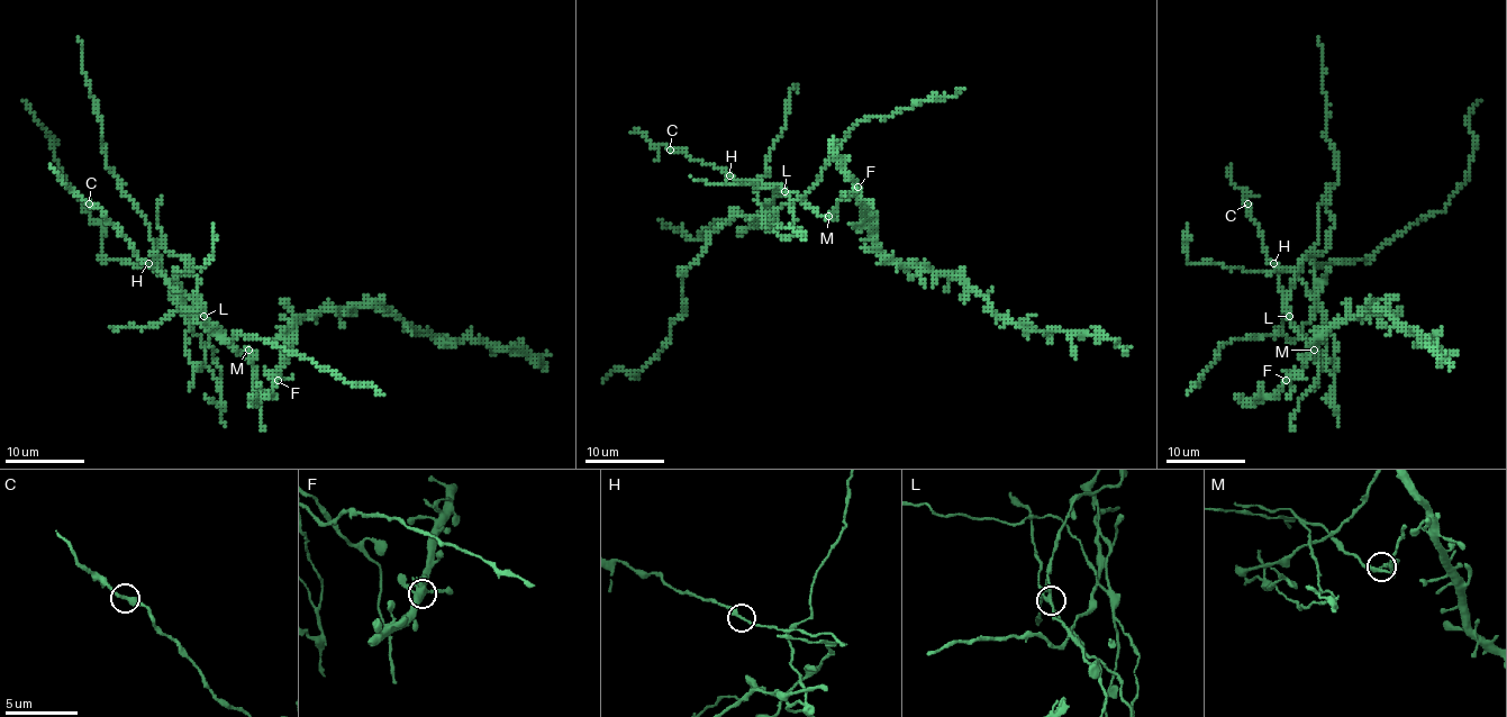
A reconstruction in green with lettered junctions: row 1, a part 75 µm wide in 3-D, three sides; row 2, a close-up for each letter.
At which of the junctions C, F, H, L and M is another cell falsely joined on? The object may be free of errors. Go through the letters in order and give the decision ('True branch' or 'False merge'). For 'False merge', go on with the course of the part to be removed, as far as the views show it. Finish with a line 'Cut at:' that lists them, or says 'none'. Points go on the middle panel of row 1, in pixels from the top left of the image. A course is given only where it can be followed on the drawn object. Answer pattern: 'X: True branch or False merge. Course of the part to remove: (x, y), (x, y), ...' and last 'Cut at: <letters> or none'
C: True branch
F: True branch
H: True branch
L: False merge. Course of the part to remove: (784, 191), (777, 211), (737, 215), (713, 233), (681, 282), (670, 342), (634, 375), (616, 370), (604, 382)
M: True branch
Cut at: L

